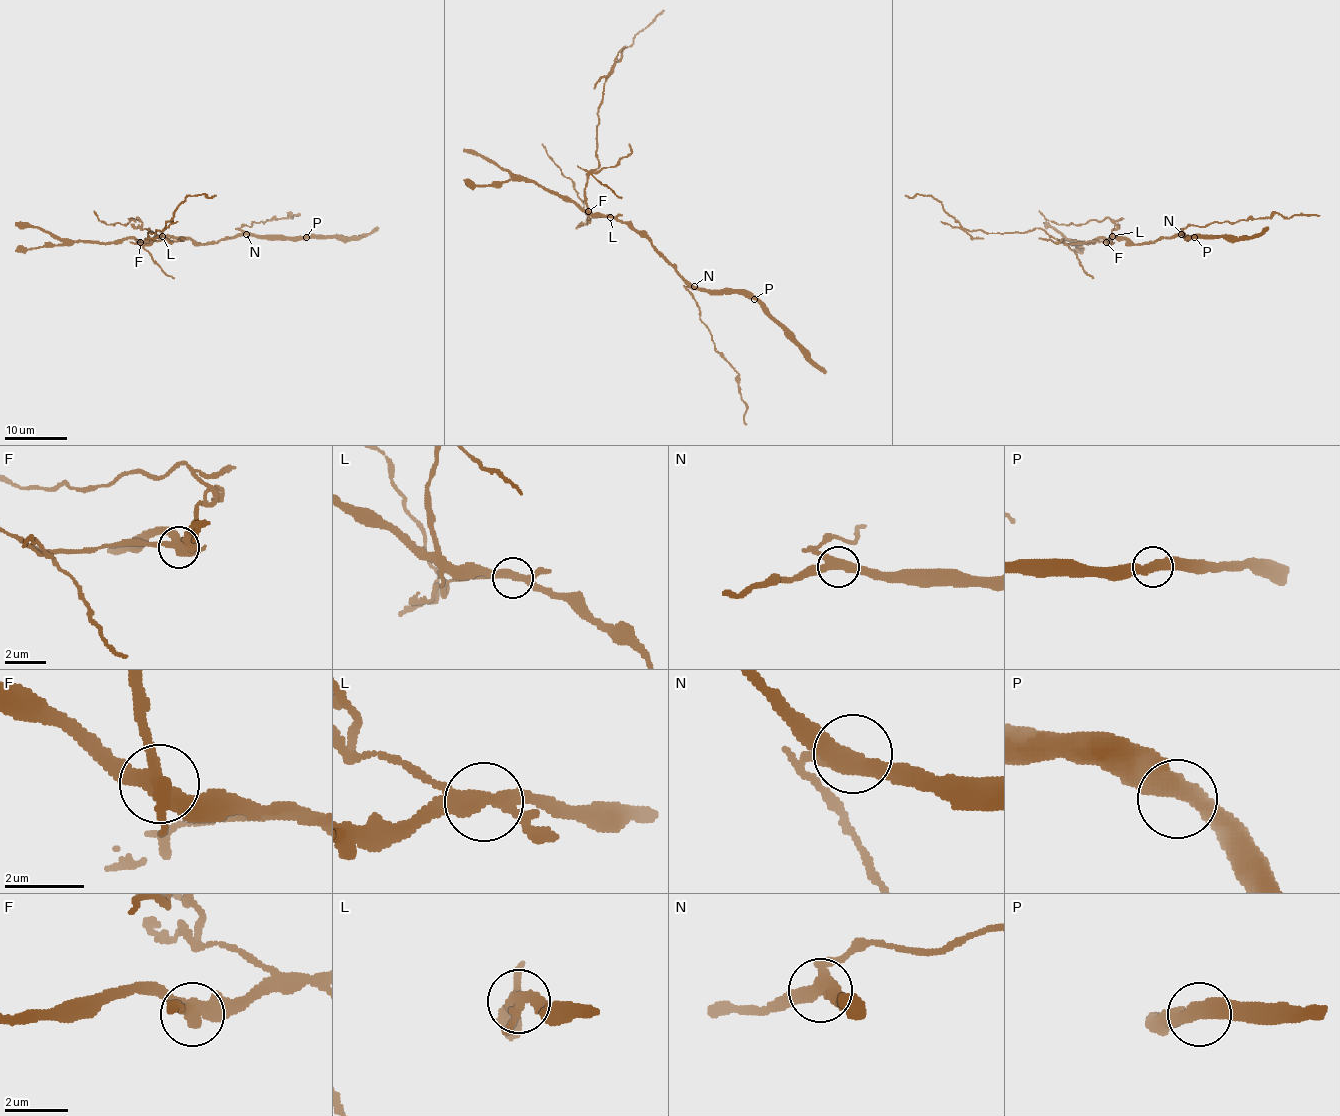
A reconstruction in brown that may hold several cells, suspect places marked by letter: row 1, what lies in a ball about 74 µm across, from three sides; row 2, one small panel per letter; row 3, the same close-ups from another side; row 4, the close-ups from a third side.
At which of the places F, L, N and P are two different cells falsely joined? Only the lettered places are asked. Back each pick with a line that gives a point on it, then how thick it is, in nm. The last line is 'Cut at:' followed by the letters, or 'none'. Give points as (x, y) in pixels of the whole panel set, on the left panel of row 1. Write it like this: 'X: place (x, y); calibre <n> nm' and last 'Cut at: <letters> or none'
F: place (140, 242); calibre 400 nm
L: place (162, 236); calibre 300 nm
Cut at: F, L

